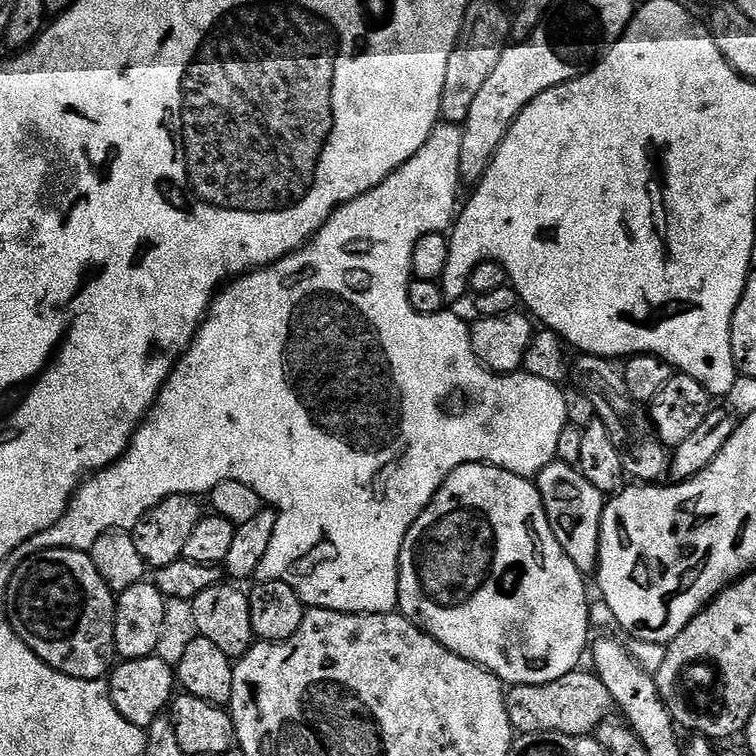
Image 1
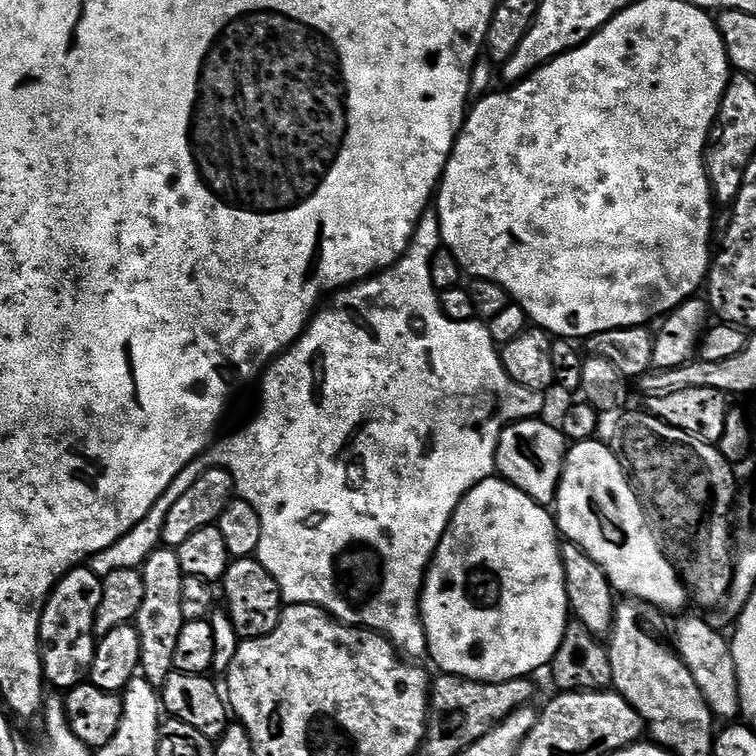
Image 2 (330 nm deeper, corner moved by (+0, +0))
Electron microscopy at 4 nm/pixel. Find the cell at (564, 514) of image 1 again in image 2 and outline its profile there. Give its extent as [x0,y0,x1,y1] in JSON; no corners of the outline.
[496,418,569,506]

